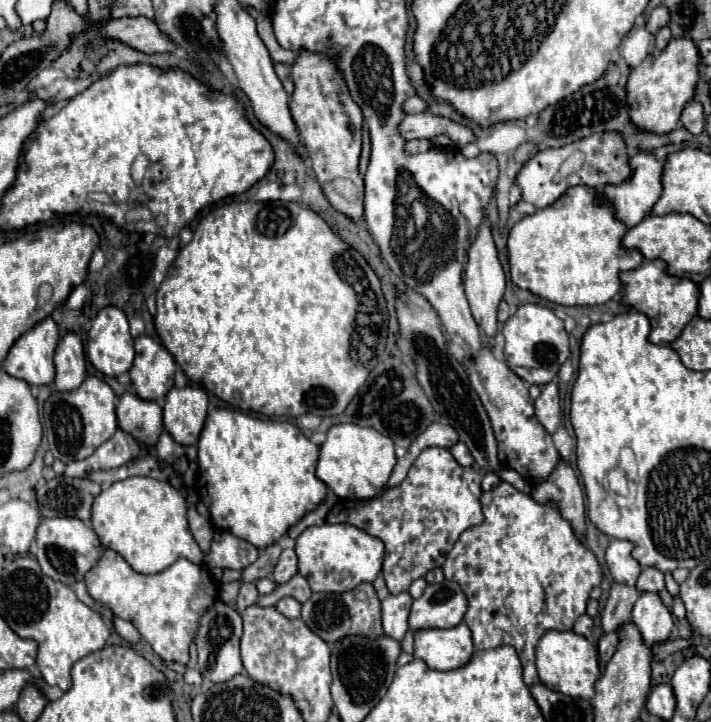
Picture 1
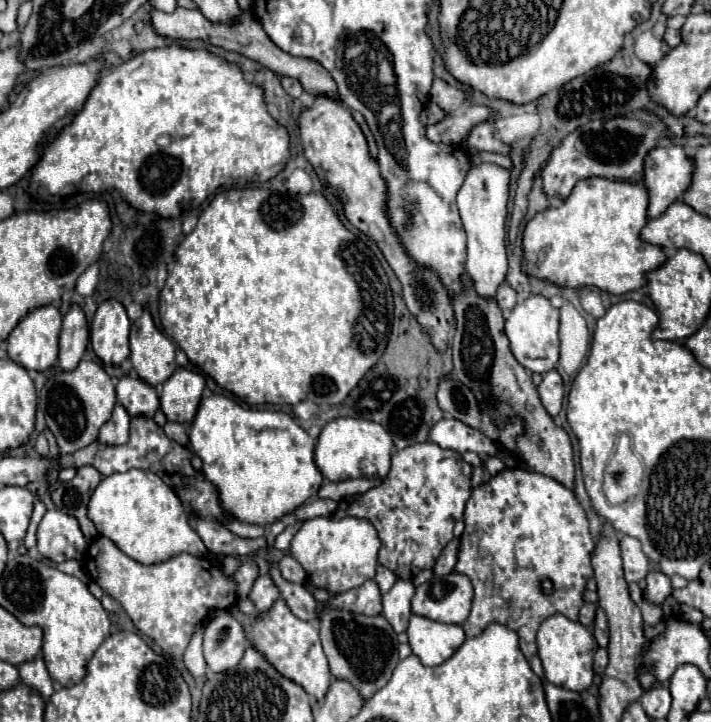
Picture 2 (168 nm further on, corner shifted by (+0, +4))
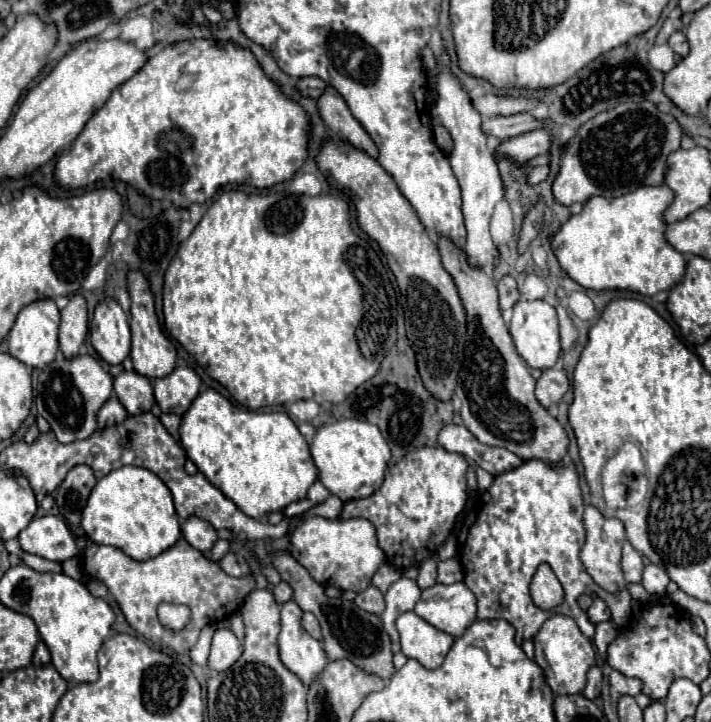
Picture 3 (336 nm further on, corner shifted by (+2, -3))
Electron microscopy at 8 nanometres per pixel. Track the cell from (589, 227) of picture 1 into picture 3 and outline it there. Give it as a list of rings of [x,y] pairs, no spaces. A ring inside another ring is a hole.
[[[667,185],[657,187],[641,187],[633,193],[621,197],[593,197],[585,203],[579,215],[573,215],[551,239],[553,251],[563,267],[563,271],[575,279],[585,289],[629,289],[641,295],[655,295],[659,291],[673,289],[685,273],[687,259],[683,253],[673,249],[665,239],[667,223],[663,221],[665,209],[673,201],[673,191]]]

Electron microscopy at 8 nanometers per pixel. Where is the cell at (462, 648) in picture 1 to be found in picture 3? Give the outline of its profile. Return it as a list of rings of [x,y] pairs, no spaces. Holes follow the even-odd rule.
[[[413,611],[399,615],[397,631],[401,637],[403,655],[417,659],[425,669],[437,669],[453,645],[451,635],[427,625],[427,621],[423,621]]]

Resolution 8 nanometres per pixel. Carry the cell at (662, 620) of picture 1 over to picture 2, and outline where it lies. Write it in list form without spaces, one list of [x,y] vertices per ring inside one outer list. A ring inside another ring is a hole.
[[[651,570],[647,574],[647,588],[643,590],[643,598],[653,606],[661,606],[671,594],[671,590],[673,588],[669,576],[665,576],[661,570]]]

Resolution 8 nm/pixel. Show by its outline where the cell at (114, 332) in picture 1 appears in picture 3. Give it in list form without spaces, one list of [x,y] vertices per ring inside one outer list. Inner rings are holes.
[[[111,297],[99,301],[95,307],[95,317],[91,323],[91,343],[109,365],[119,365],[131,351],[127,315]]]

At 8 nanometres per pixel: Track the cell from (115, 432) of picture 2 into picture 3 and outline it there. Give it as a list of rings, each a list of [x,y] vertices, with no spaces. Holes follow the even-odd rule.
[[[109,397],[105,401],[105,405],[99,409],[97,423],[99,423],[99,427],[107,427],[107,425],[115,425],[115,423],[123,421],[125,417],[127,417],[127,411],[123,409],[121,401],[117,397]]]

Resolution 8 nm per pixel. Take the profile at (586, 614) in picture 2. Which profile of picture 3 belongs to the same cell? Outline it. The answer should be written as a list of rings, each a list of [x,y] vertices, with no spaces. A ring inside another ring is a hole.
[[[599,597],[591,603],[591,607],[587,609],[587,615],[589,615],[589,619],[591,619],[593,623],[601,623],[601,621],[609,621],[609,619],[611,619],[609,607],[607,607],[605,601],[599,599]]]

